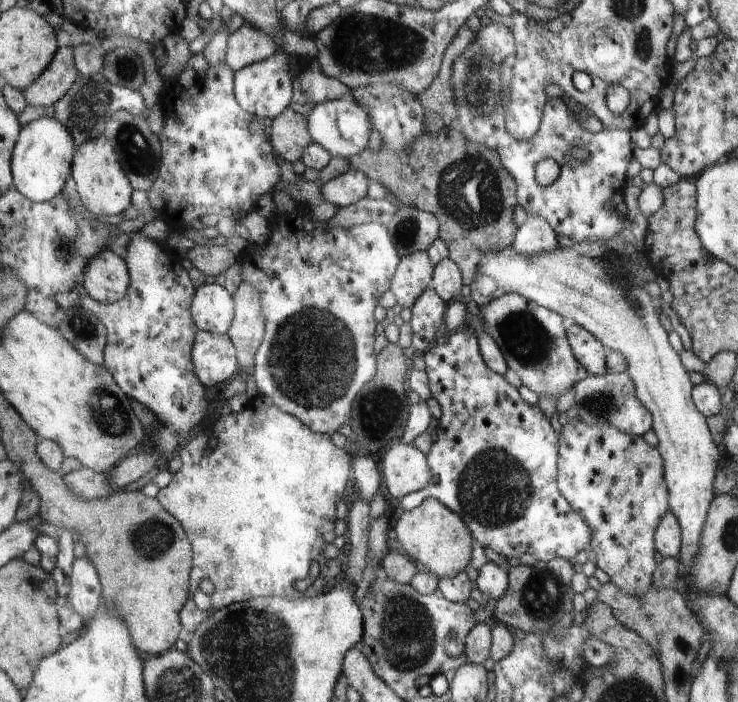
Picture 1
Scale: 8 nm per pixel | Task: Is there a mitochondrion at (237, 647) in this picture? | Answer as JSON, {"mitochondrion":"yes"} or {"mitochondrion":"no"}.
{"mitochondrion":"yes"}

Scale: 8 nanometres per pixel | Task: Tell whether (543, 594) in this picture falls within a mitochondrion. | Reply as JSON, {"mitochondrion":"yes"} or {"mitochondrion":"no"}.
{"mitochondrion":"yes"}

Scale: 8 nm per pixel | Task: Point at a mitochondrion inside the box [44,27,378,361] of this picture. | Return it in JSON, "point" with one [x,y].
{"point":[84,110]}

